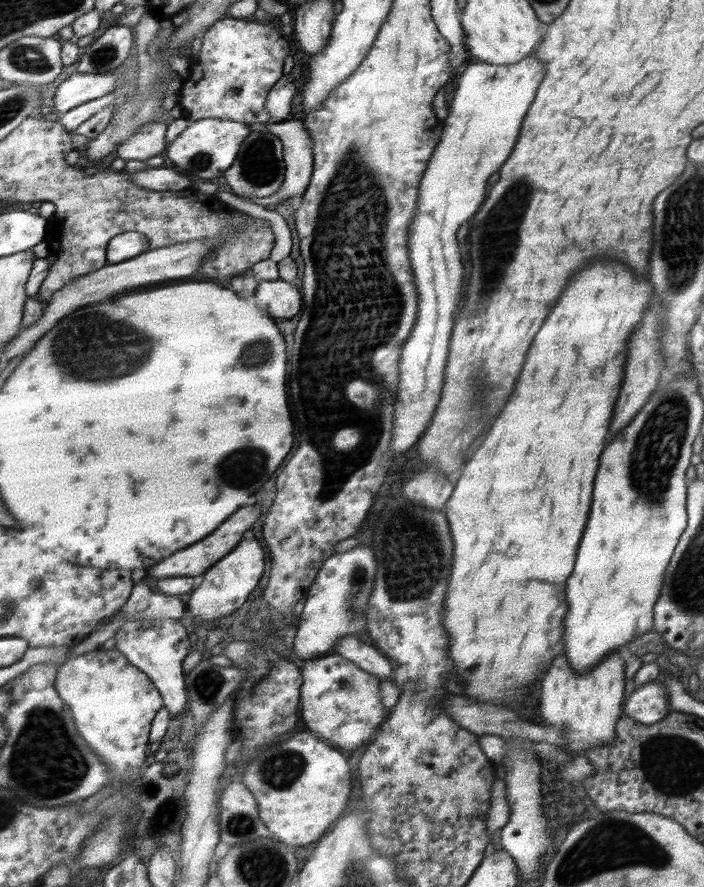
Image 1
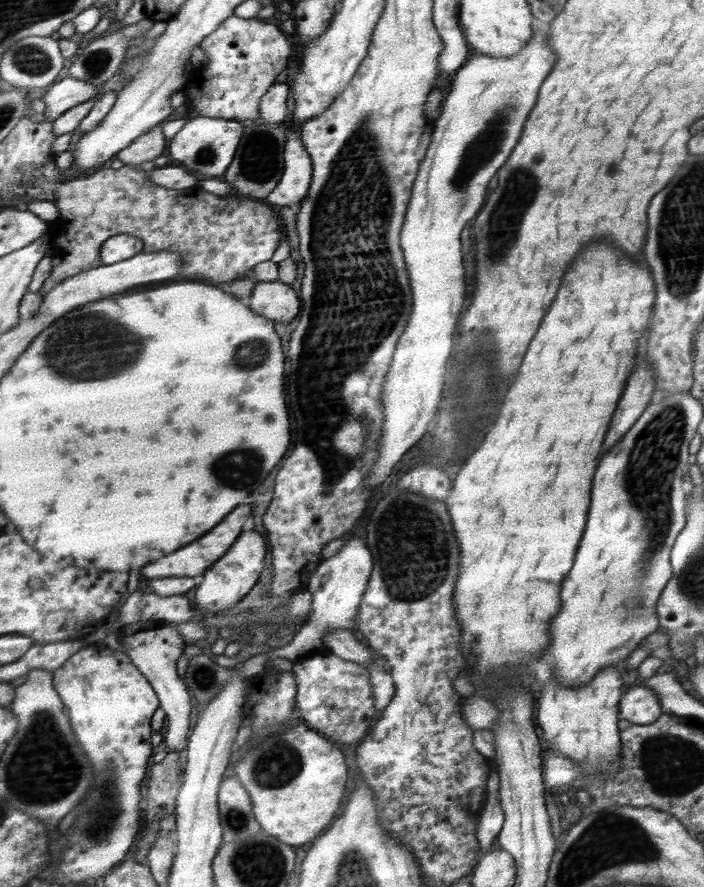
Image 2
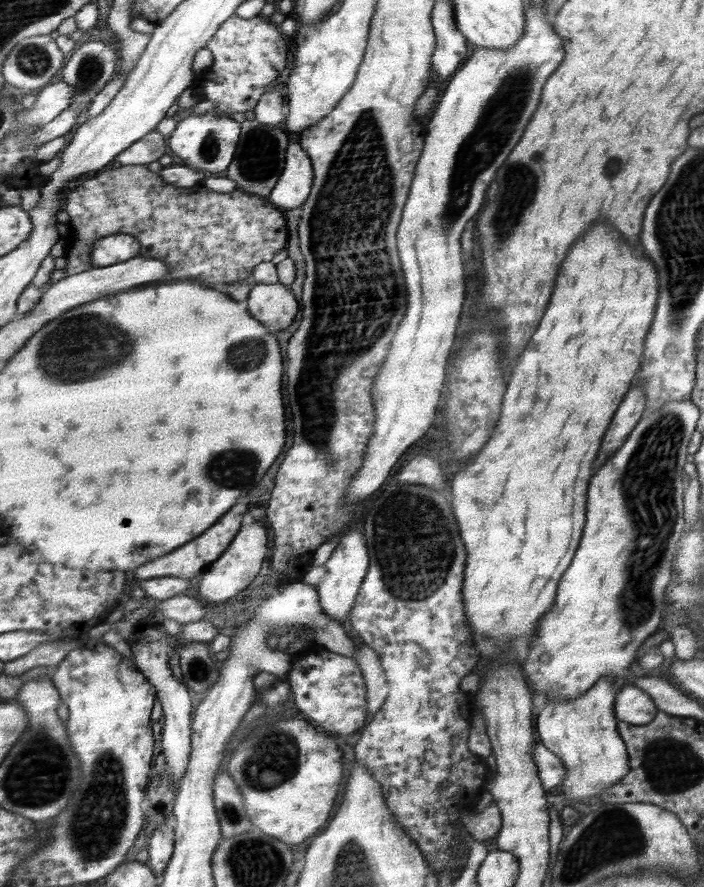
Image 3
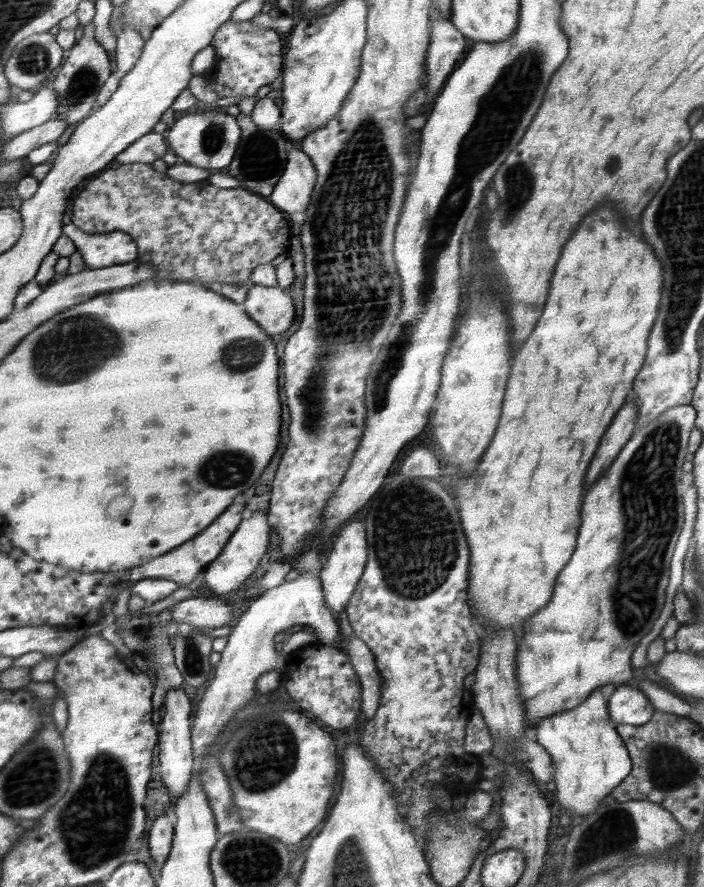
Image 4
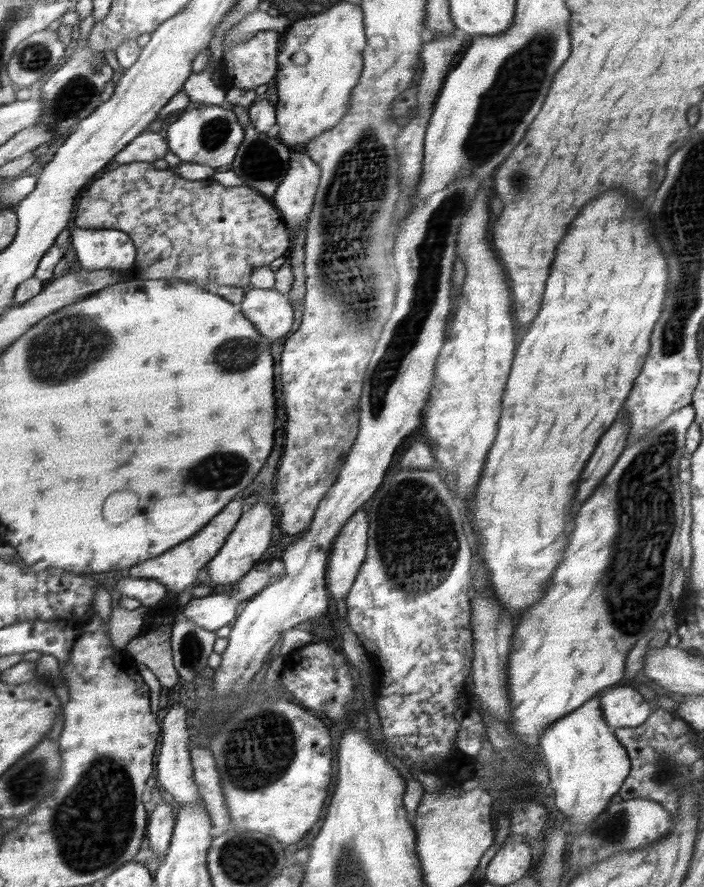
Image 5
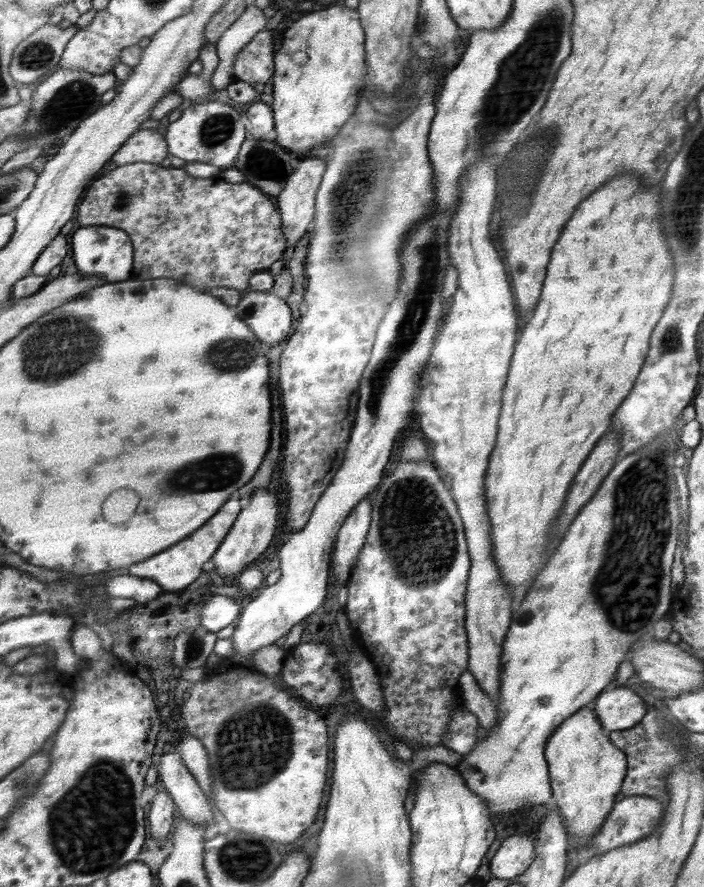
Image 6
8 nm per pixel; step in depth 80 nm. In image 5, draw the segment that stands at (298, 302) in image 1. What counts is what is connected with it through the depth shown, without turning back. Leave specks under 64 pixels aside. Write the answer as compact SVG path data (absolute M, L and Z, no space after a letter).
M254 288L241 302L245 318L250 319L266 338L284 336L294 322L288 296L274 289Z

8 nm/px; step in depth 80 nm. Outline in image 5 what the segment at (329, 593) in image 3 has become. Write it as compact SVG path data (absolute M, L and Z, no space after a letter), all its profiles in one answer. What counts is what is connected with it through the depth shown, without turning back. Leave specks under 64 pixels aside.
M364 510L350 518L332 549L332 562L327 568L327 589L337 601L347 596L367 558L366 532L368 516Z

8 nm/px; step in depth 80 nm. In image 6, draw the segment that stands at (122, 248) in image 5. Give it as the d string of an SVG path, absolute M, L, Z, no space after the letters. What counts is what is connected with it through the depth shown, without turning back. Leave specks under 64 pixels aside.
M106 226L75 227L70 234L72 244L72 258L80 272L86 274L104 274L110 282L126 280L131 276L133 267L132 244L124 230L108 228Z

